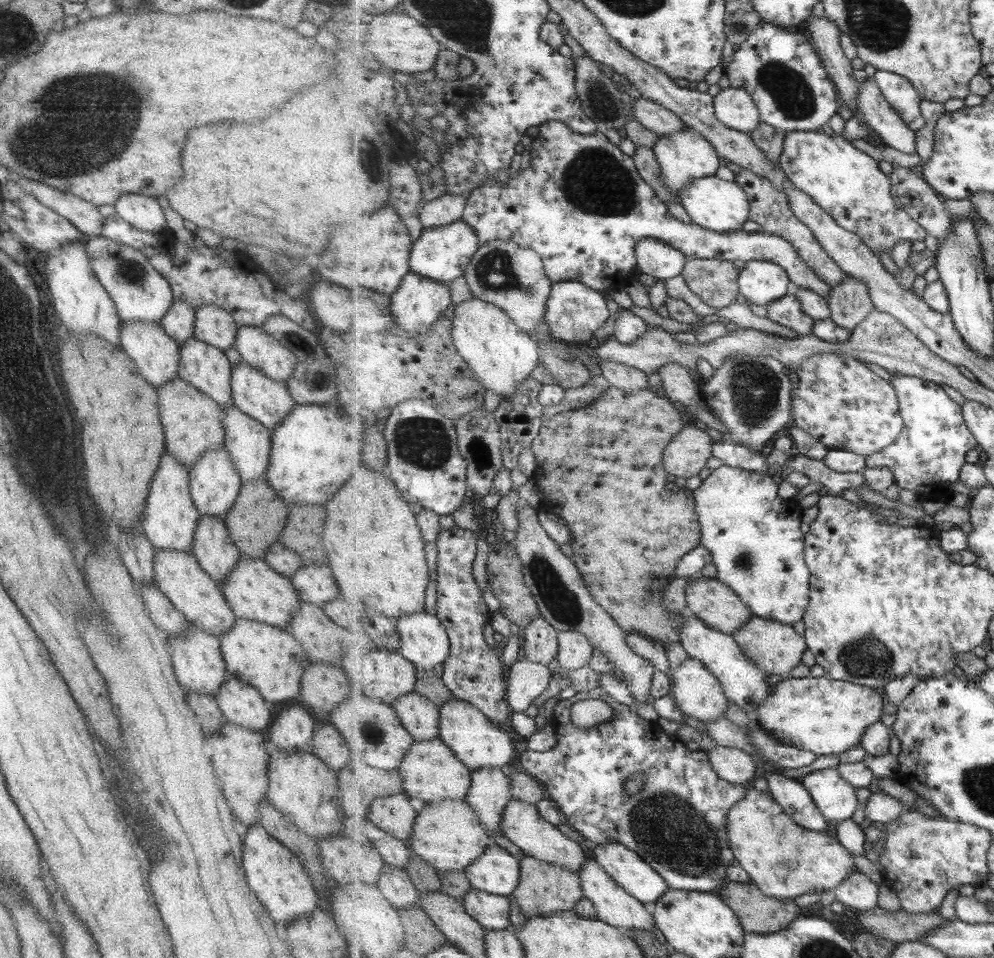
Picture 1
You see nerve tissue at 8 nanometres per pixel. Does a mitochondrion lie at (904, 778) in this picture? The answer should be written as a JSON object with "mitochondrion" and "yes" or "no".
{"mitochondrion":"no"}

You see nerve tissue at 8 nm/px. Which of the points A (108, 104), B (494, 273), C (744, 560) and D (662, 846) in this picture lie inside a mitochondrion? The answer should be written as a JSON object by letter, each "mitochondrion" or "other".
{"A":"mitochondrion","B":"mitochondrion","C":"mitochondrion","D":"mitochondrion"}

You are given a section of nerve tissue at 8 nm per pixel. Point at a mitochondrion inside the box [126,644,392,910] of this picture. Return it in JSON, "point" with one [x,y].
{"point":[371,732]}

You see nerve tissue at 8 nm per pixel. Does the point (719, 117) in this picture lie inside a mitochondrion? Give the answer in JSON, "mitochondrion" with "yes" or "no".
{"mitochondrion":"no"}

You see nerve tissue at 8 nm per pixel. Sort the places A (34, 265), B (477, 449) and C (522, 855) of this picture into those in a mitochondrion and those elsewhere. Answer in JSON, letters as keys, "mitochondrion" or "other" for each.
{"A":"other","B":"mitochondrion","C":"other"}

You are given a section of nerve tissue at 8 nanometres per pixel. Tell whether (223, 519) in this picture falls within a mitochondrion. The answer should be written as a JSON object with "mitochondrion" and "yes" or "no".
{"mitochondrion":"no"}

